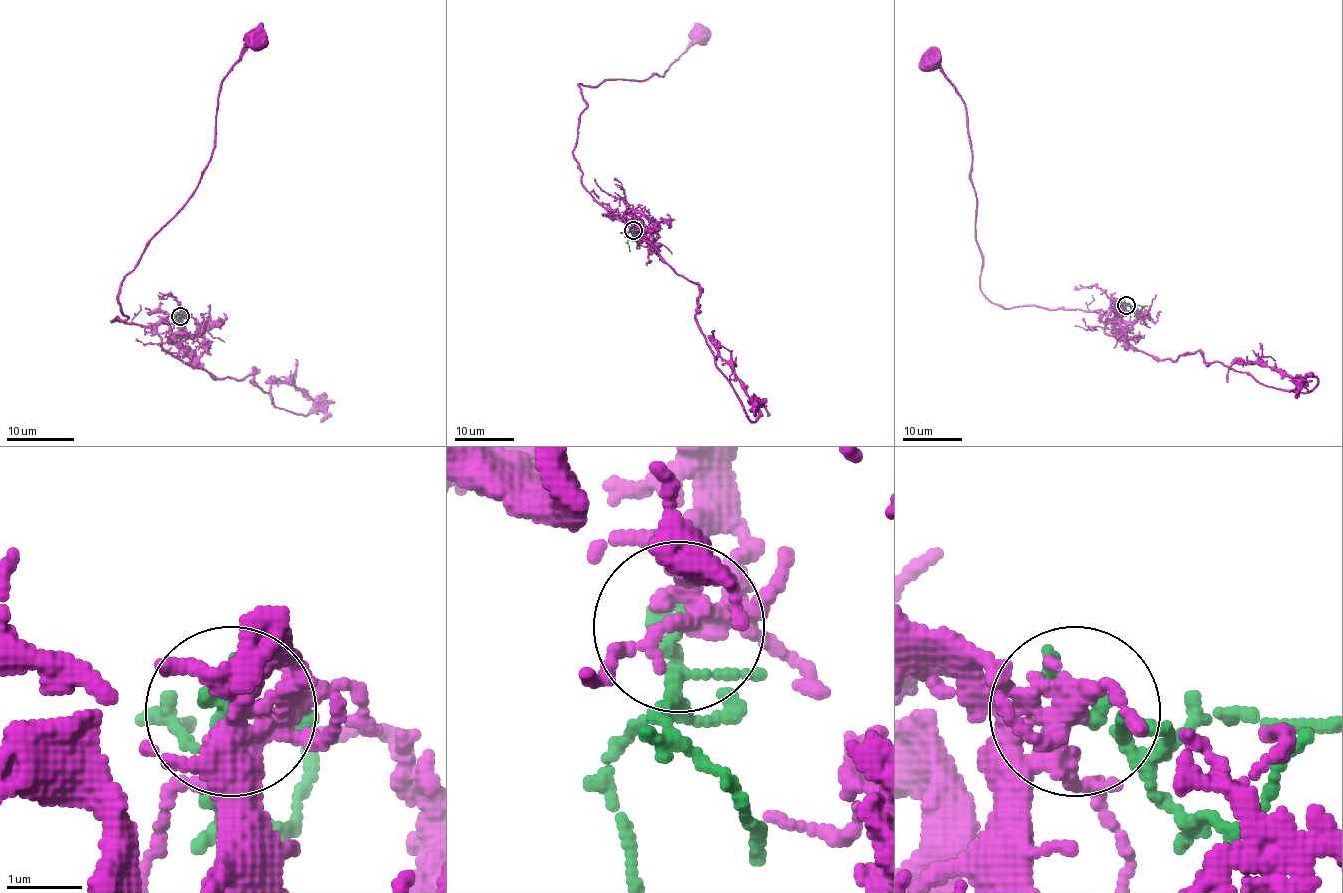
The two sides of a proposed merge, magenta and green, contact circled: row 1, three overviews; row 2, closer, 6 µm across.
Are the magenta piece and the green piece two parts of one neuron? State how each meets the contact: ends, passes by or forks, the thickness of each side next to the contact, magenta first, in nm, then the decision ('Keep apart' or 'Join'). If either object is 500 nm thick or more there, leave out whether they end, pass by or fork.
At the ring magenta forks. At the ring green passes by. Thickness 220 nm (magenta) against 180 nm. Join

